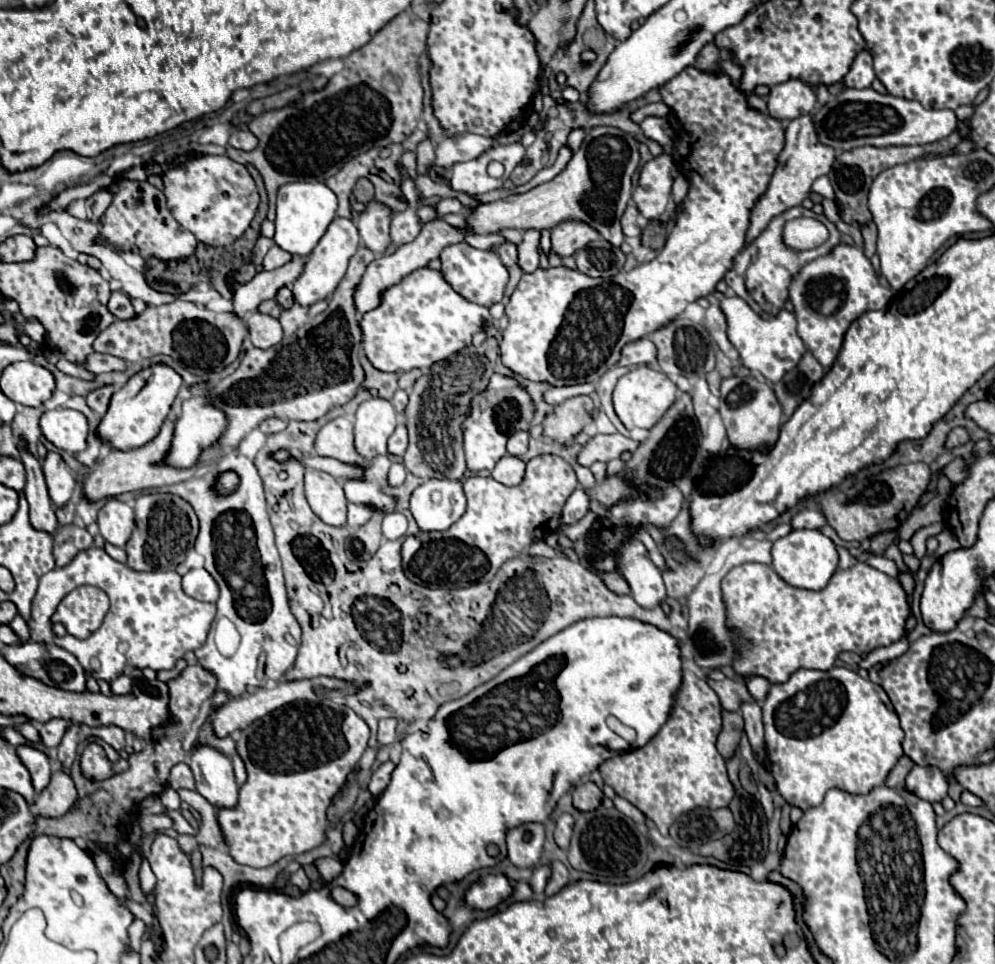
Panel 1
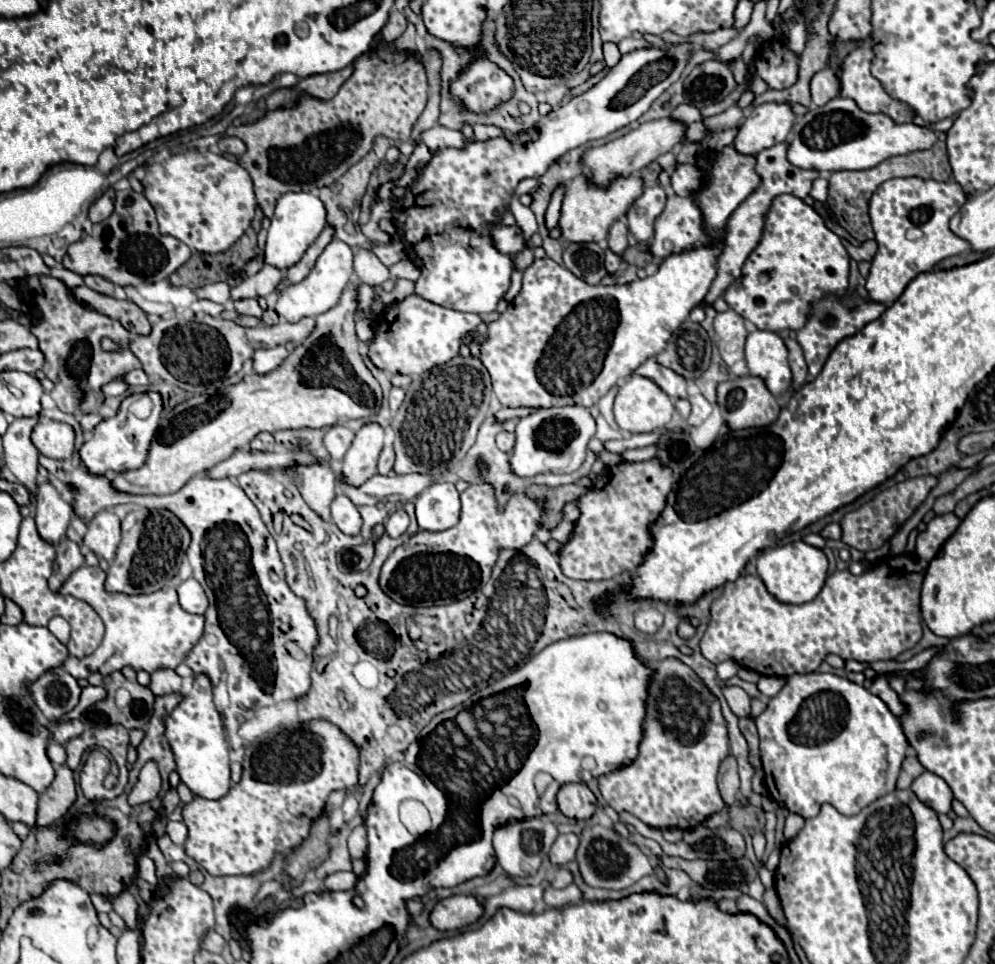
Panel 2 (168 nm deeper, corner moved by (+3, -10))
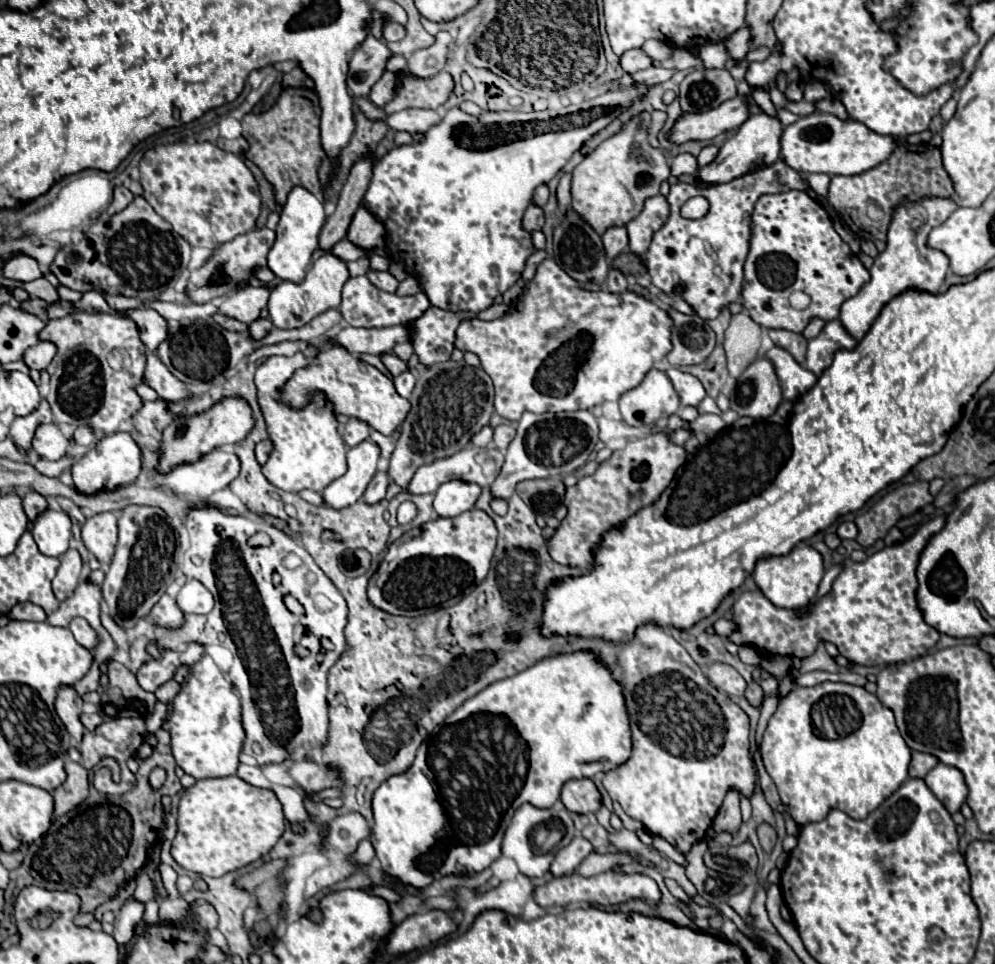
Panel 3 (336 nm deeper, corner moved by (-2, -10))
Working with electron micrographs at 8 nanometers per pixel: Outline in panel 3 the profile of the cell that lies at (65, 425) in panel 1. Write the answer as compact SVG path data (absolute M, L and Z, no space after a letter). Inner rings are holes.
M41 424L35 430L31 446L43 460L59 460L65 456L69 440L63 436L57 424Z

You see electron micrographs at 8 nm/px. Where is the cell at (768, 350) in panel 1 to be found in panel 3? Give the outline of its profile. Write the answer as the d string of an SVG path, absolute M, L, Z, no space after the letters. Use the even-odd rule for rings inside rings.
M777 346L771 348L765 354L765 358L769 358L777 370L785 400L797 400L817 382L817 376L813 372L805 370L801 364L797 364L793 360L793 356L789 352L785 352L783 348L777 348Z

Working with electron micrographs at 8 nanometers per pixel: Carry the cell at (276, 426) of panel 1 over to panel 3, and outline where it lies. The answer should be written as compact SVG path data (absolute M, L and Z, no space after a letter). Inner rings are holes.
M263 440L255 446L255 458L259 464L265 464L267 458L269 458L269 452L273 450L273 444L269 444L269 440Z

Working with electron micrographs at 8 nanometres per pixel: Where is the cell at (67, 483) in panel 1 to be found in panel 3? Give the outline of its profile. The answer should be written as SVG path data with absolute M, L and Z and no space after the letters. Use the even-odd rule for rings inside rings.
M45 510L31 528L31 534L37 542L37 548L45 556L59 558L69 550L71 540L71 520L61 510Z

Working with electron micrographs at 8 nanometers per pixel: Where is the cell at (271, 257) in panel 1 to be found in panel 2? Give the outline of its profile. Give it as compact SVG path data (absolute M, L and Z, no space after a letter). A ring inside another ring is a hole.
M264 264L258 274L244 278L238 286L232 288L232 300L268 296L270 292L276 290L276 284L280 282L280 278L282 278L282 272L276 266Z

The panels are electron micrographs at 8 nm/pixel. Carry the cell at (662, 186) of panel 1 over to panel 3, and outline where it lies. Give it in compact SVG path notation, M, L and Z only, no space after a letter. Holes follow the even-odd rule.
M659 194L649 198L645 202L643 212L625 226L629 234L629 250L637 256L645 256L651 236L665 224L667 216L669 216L669 204L665 196Z

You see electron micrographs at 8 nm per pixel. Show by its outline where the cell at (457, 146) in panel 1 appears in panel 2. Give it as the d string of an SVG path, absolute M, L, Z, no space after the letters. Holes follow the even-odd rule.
M434 126L434 128L426 130L420 138L430 148L430 152L438 152L444 148L464 150L468 146L468 142L464 140L464 134L460 130L448 130L442 126Z

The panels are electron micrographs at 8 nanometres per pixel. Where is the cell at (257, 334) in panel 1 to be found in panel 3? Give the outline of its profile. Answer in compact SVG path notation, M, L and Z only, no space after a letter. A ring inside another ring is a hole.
M297 352L291 358L269 356L255 372L257 402L261 406L269 440L273 442L273 450L269 460L261 466L261 472L273 486L287 492L299 492L305 488L321 492L321 488L347 472L347 444L339 436L339 422L335 418L333 404L321 392L315 392L309 404L299 410L281 400L281 388L287 384L295 370L305 366L309 366L309 360L303 352Z

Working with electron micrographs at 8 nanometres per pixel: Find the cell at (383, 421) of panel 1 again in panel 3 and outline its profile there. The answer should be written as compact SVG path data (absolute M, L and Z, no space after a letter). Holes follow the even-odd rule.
M365 440L347 452L347 466L349 470L333 480L327 488L323 488L321 498L323 504L329 508L347 508L361 500L369 480L377 472L377 462L379 462L379 448L371 442Z

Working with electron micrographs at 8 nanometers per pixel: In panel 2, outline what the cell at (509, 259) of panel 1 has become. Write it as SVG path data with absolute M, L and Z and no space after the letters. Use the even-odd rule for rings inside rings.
M516 226L510 228L494 228L490 230L490 240L494 242L496 250L506 254L506 256L514 256L524 248L524 238L522 232Z

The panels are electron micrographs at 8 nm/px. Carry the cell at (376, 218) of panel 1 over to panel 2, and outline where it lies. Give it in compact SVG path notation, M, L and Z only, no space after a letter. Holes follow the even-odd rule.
M358 248L354 254L354 274L368 286L380 286L390 278L388 268L378 260L372 250Z

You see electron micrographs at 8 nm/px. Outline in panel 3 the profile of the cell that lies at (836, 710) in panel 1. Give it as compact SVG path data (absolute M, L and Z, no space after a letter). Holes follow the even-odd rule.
M841 682L791 690L769 718L761 740L761 756L779 790L781 802L799 826L823 820L831 808L837 808L855 820L863 820L907 780L911 762L911 750L899 734L893 712L865 688Z

